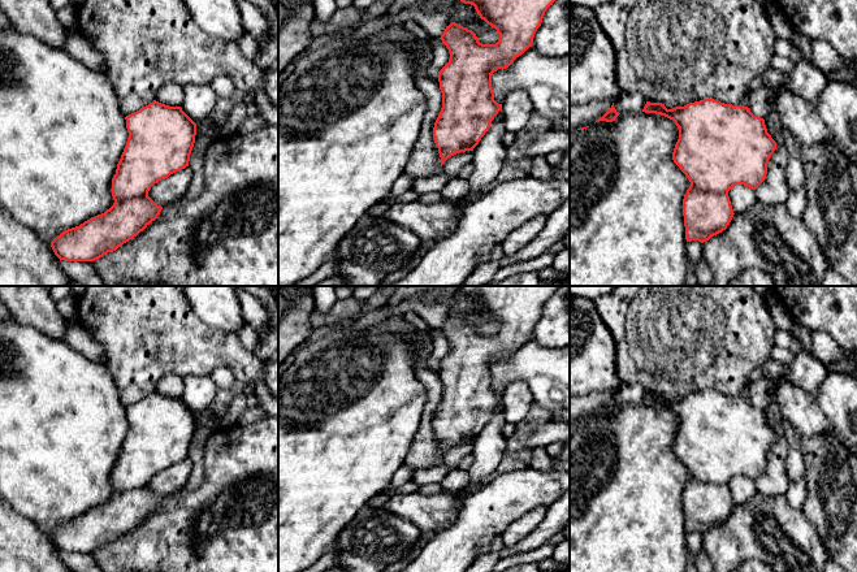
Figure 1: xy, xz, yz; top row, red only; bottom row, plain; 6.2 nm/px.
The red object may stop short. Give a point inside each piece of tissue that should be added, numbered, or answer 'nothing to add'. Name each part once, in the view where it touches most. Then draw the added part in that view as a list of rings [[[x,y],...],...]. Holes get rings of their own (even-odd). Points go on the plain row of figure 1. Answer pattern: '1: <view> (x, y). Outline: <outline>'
nothing to add

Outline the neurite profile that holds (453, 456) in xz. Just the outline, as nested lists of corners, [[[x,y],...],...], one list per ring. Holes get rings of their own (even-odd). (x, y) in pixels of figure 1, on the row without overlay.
[[[472,442],[456,445],[445,452],[442,464],[449,469],[455,469],[466,456],[472,454],[472,450]]]

